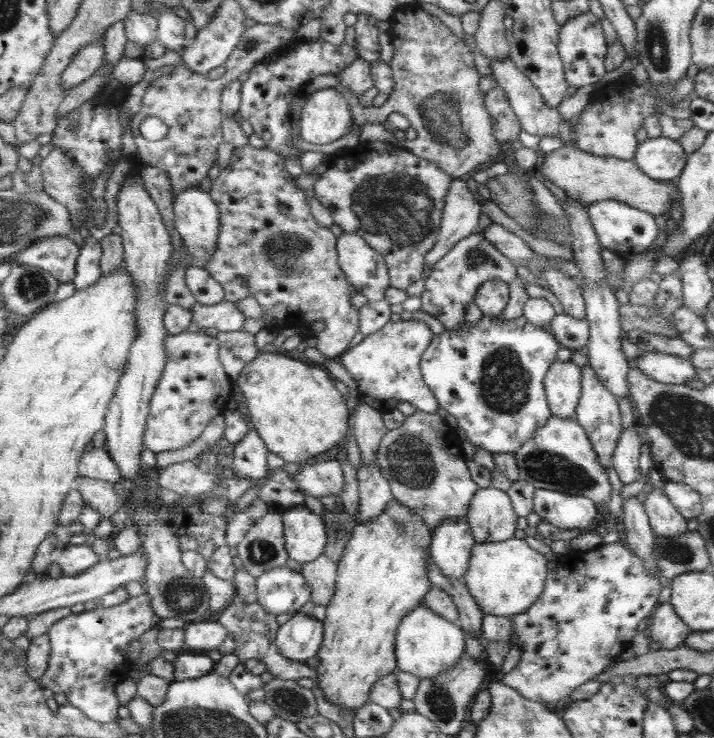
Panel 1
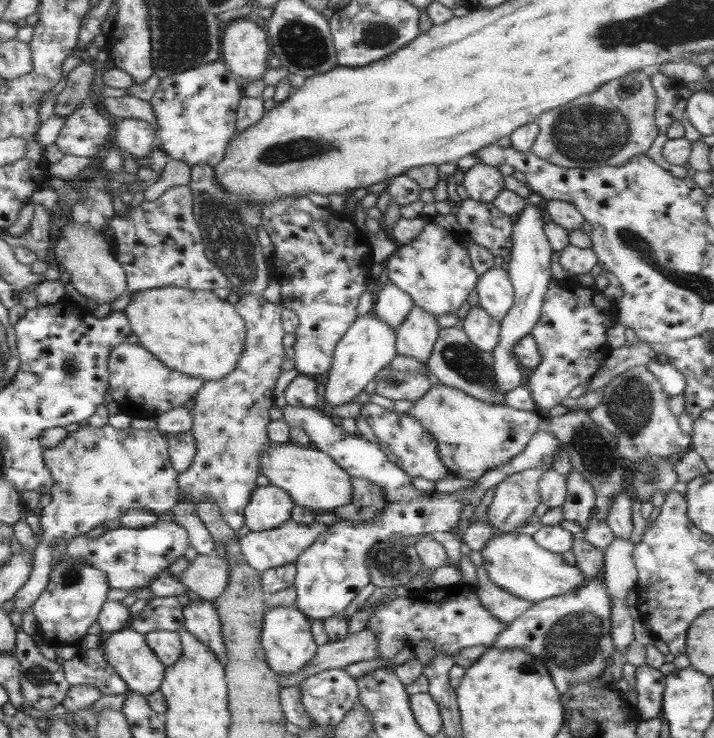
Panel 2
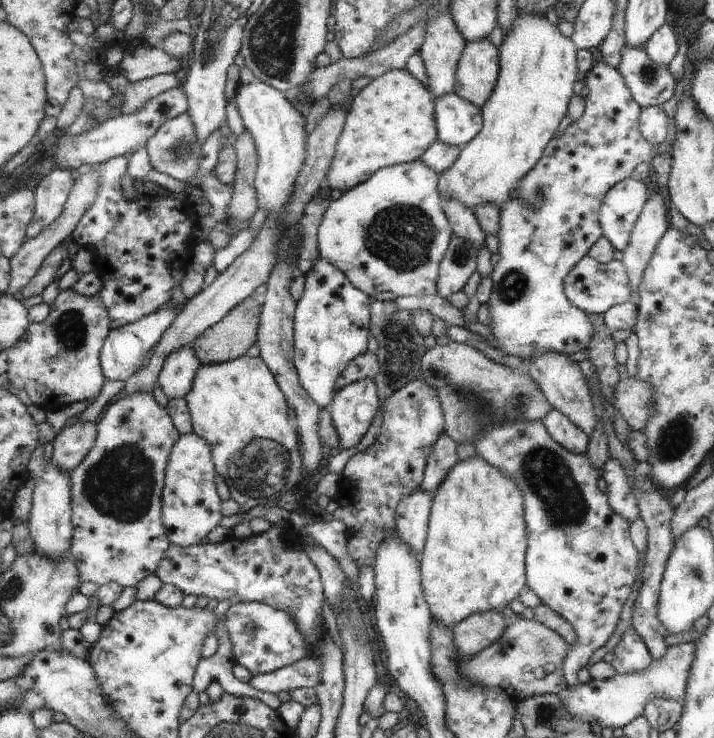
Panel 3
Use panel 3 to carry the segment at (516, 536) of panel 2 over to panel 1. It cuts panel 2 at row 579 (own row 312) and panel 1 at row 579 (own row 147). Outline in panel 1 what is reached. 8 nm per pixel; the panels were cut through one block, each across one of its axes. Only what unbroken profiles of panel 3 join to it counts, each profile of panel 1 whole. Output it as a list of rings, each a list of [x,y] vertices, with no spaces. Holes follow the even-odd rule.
[[[619,541],[613,543],[605,543],[599,547],[595,547],[588,551],[569,551],[567,554],[558,557],[557,562],[552,570],[547,570],[545,576],[545,584],[543,584],[543,592],[539,594],[539,598],[535,603],[521,615],[514,615],[512,618],[512,636],[509,643],[515,643],[522,649],[520,661],[516,666],[506,674],[498,675],[502,684],[509,686],[510,689],[515,690],[517,693],[523,695],[529,700],[535,702],[547,702],[547,704],[557,704],[561,700],[568,700],[569,695],[581,684],[593,681],[607,666],[617,660],[617,656],[621,654],[628,646],[636,633],[639,621],[648,619],[655,607],[658,605],[657,596],[659,596],[660,584],[657,579],[645,574],[643,566],[639,559],[631,554],[630,550],[624,549],[623,544]],[[546,640],[557,640],[557,650],[553,652],[549,658],[541,658],[537,654],[537,647]]]

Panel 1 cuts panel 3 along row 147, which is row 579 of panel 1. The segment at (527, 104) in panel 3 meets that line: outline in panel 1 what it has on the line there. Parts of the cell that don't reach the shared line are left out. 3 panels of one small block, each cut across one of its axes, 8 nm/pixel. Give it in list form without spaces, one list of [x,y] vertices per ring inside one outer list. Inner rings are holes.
[[[513,537],[495,542],[475,541],[467,572],[461,580],[484,614],[513,617],[525,613],[543,592],[546,564],[544,555],[531,549],[523,539]]]

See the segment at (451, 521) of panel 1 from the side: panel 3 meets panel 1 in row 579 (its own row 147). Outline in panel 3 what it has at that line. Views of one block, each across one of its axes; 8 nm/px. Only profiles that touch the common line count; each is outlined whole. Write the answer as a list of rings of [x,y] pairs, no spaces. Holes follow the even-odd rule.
[[[456,92],[434,99],[439,141],[461,148],[479,134],[483,114],[475,104]]]

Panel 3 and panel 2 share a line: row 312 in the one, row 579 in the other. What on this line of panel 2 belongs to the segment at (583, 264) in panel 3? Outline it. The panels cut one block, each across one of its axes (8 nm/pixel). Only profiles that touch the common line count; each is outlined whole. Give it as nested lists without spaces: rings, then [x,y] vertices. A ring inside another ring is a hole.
[[[600,570],[598,574],[584,578],[584,582],[579,588],[559,597],[543,599],[533,604],[532,607],[525,610],[524,615],[504,626],[503,631],[497,636],[497,640],[493,641],[492,647],[501,652],[517,648],[517,650],[523,650],[525,654],[529,654],[531,658],[543,661],[555,690],[561,696],[565,692],[569,692],[571,686],[575,688],[577,682],[589,682],[591,678],[601,675],[608,666],[606,661],[611,660],[614,650],[609,616],[611,616],[611,602],[609,598],[606,598],[604,574]]]

